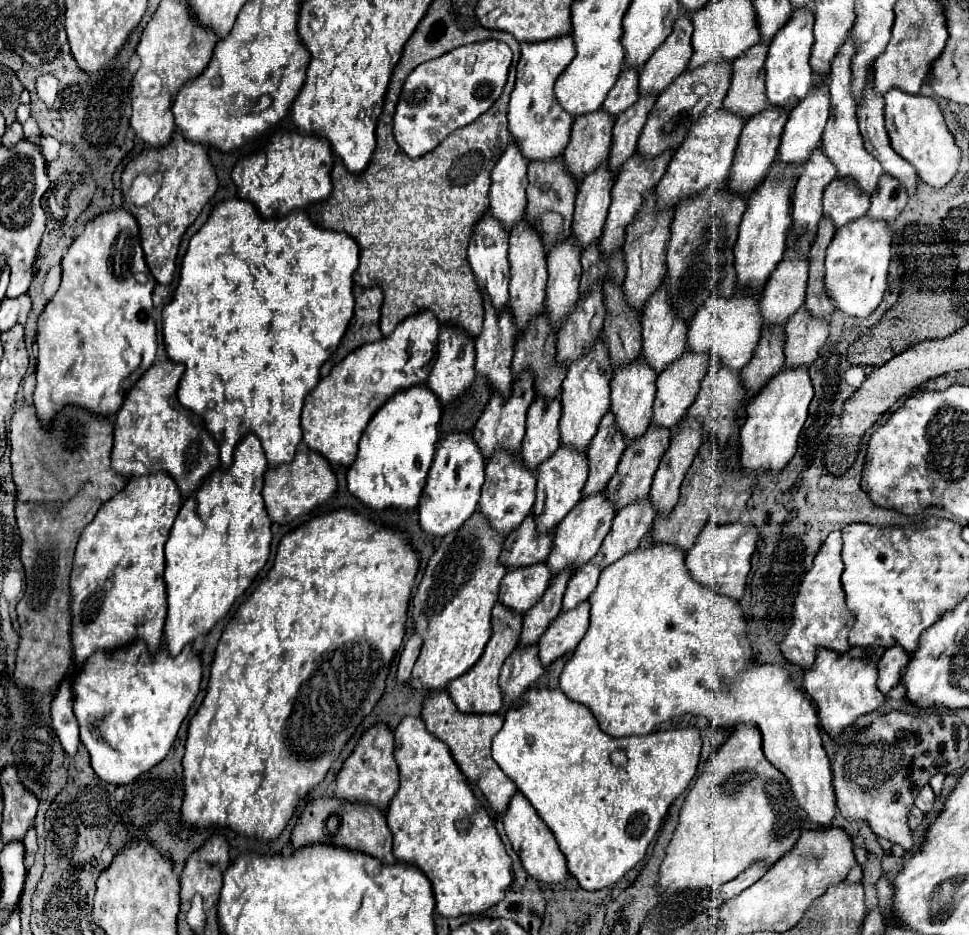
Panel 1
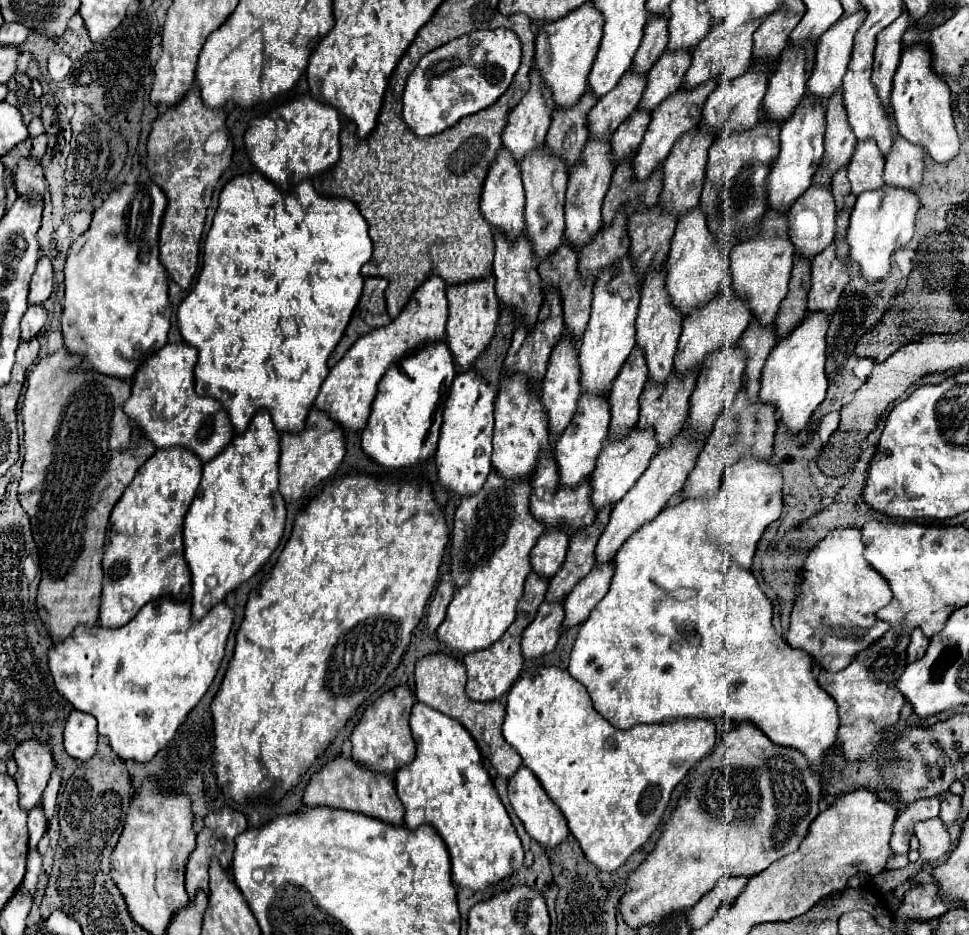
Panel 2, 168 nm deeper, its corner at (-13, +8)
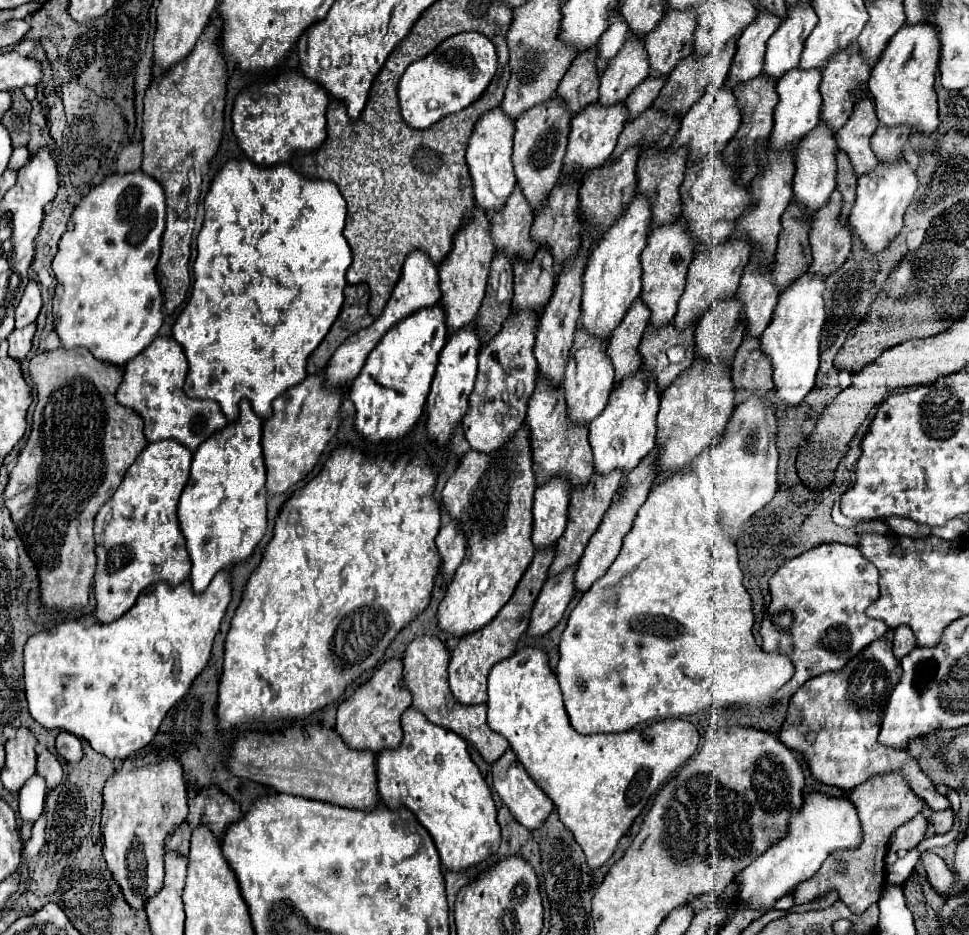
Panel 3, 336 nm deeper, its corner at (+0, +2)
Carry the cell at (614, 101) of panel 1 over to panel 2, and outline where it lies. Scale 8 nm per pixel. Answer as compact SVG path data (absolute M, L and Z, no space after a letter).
M649 20L645 24L645 36L633 60L635 72L647 72L667 48L667 20Z

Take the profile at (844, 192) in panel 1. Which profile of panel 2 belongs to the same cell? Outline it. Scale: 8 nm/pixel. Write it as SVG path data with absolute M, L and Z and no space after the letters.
M857 140L847 174L853 194L883 186L883 164L885 158L873 140Z

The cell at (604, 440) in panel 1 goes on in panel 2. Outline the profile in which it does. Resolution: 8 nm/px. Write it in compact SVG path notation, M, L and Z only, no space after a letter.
M639 348L631 350L627 364L623 364L623 372L615 378L611 386L611 434L623 436L627 434L639 420L639 396L643 392L643 384L647 380L647 364L643 364L643 352Z

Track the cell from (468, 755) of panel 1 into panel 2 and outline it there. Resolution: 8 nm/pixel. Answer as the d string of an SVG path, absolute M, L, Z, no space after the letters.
M433 652L417 660L415 664L415 696L419 702L425 702L427 706L439 710L441 714L459 720L475 738L479 750L491 760L495 770L503 778L511 778L513 772L521 766L521 756L511 748L501 734L501 724L505 718L505 706L495 702L475 702L465 696L465 668L463 662L455 656L449 656L445 652Z

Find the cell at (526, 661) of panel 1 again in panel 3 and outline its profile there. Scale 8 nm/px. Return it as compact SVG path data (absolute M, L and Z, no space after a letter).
M566 570L562 578L548 578L544 582L542 592L530 612L530 624L526 630L530 636L534 638L544 636L560 622L568 602L574 596L572 576L574 576L574 570Z

